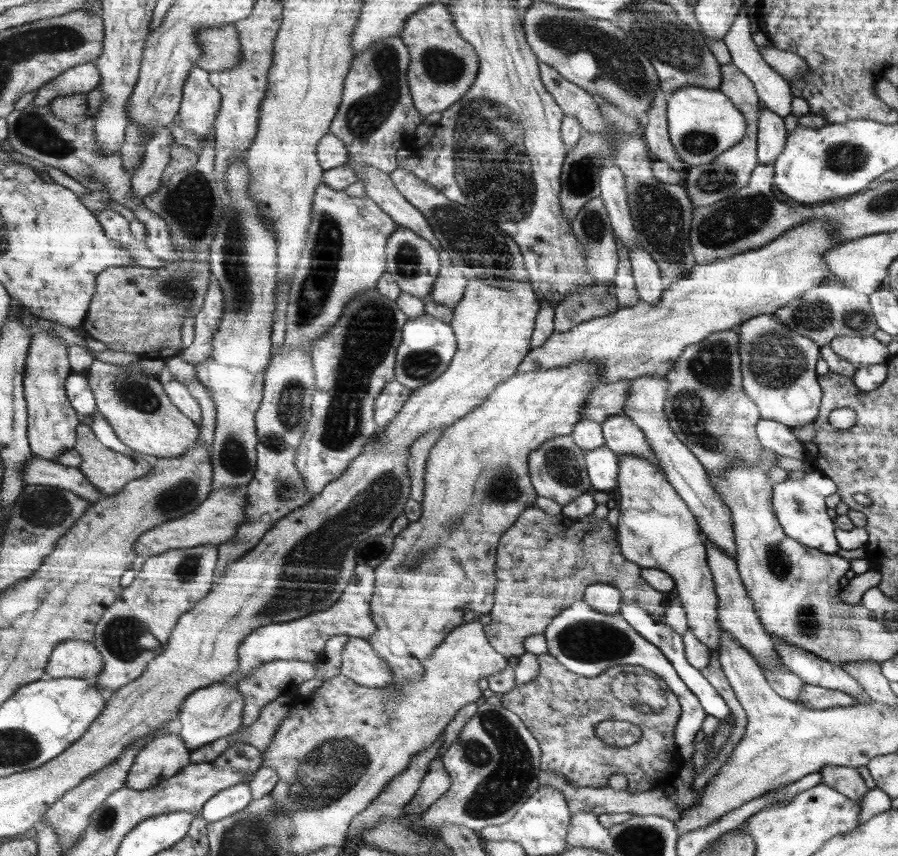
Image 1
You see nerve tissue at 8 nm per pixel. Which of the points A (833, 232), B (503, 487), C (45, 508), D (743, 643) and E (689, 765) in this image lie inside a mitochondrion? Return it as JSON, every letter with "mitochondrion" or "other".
{"A":"other","B":"mitochondrion","C":"mitochondrion","D":"other","E":"other"}

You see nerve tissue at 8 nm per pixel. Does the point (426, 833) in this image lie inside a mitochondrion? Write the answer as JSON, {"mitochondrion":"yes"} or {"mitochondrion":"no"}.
{"mitochondrion":"no"}

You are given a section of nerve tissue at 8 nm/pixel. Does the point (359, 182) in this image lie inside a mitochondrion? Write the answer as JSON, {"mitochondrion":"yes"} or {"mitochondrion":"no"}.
{"mitochondrion":"no"}

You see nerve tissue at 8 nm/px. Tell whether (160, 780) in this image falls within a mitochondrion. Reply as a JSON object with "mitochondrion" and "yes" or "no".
{"mitochondrion":"no"}

